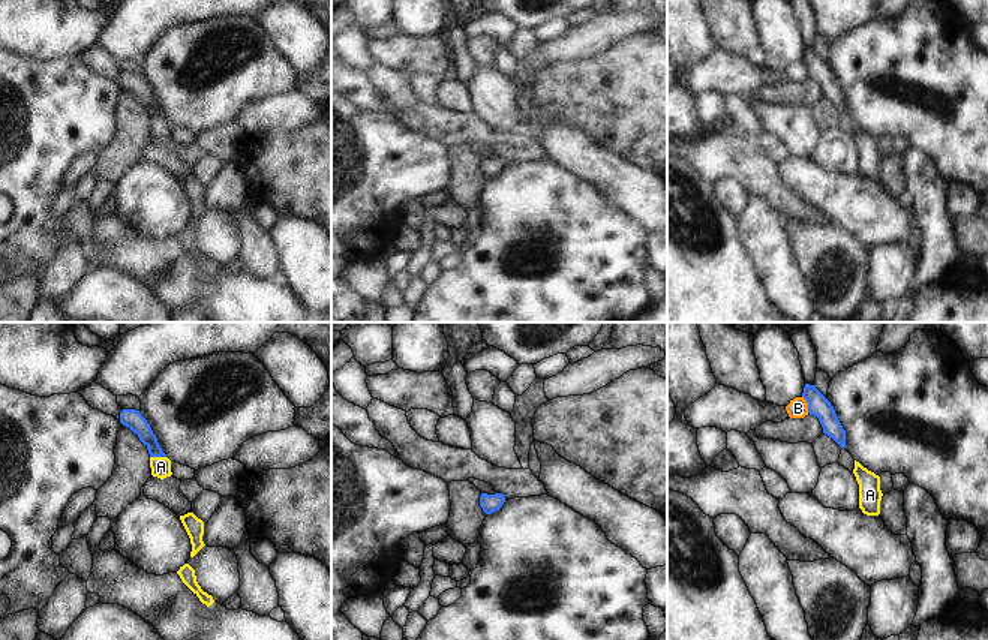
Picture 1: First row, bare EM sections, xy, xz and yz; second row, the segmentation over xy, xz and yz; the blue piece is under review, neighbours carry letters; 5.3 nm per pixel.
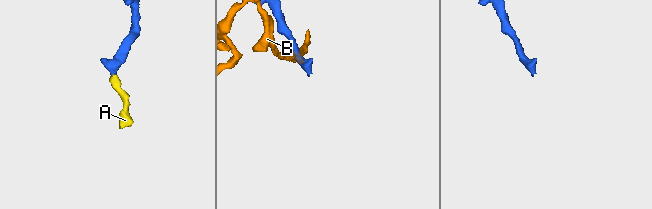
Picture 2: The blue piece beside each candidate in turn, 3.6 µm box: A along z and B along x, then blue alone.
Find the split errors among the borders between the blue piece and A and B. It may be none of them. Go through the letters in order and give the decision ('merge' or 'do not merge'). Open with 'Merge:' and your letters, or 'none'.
Merge: A
A: merge
B: do not merge

